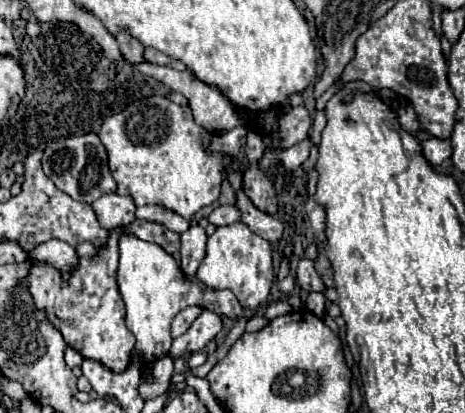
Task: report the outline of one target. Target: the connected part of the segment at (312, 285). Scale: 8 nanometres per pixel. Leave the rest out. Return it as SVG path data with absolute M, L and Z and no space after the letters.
M300 259L298 269L296 269L296 281L298 281L298 285L300 285L306 293L312 293L312 291L324 293L324 291L326 291L320 275L318 275L316 269L314 269L314 261Z

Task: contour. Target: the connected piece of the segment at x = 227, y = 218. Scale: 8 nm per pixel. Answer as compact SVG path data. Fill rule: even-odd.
M220 205L220 207L216 207L216 209L210 213L208 221L210 221L212 225L216 225L216 227L232 225L232 223L240 221L240 211L238 211L234 205Z

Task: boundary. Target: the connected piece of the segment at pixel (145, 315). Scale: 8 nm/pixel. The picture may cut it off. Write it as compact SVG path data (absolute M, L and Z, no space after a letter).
M132 235L120 239L120 263L118 263L116 279L118 279L120 295L126 305L126 327L136 337L136 351L142 359L144 371L148 369L148 365L168 355L172 345L170 325L176 313L180 313L188 305L198 305L202 309L216 311L220 317L230 317L230 319L238 319L244 311L232 291L216 291L208 287L202 289L200 285L194 285L190 279L184 277L182 269L178 267L172 255L168 255L156 243L146 243Z

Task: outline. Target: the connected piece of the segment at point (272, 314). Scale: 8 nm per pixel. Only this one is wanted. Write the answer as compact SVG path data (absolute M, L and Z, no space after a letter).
M279 300L277 302L272 302L267 306L268 320L271 321L278 316L290 313L291 310L292 307L288 304L287 301L282 302L281 300Z

